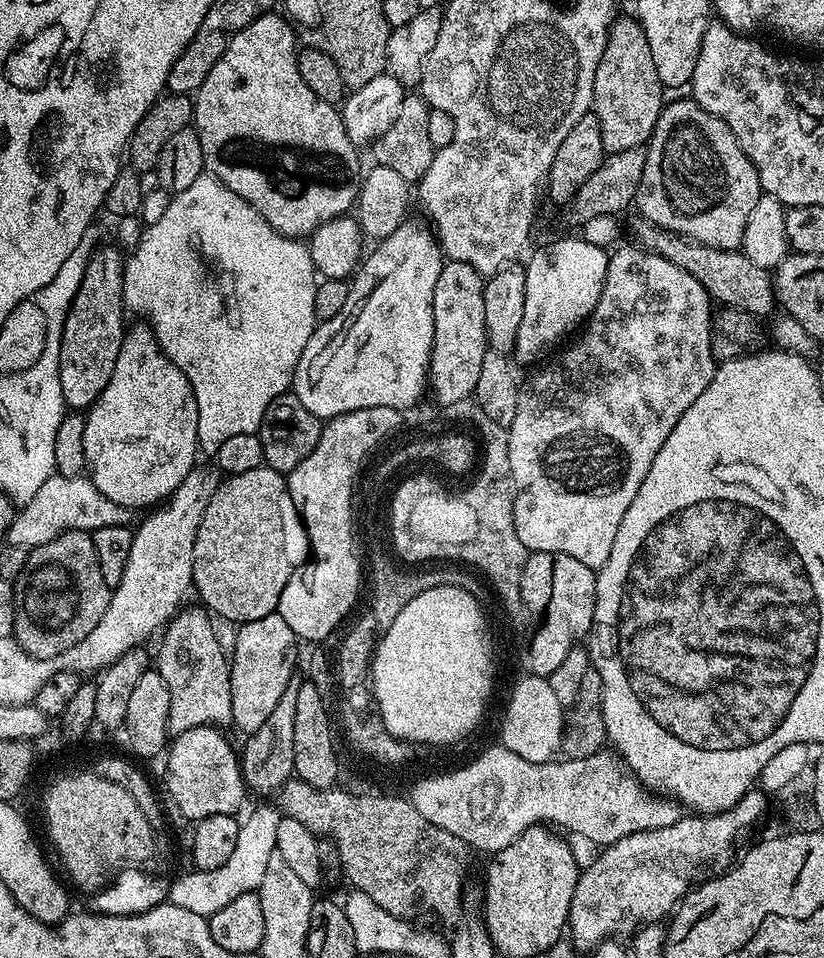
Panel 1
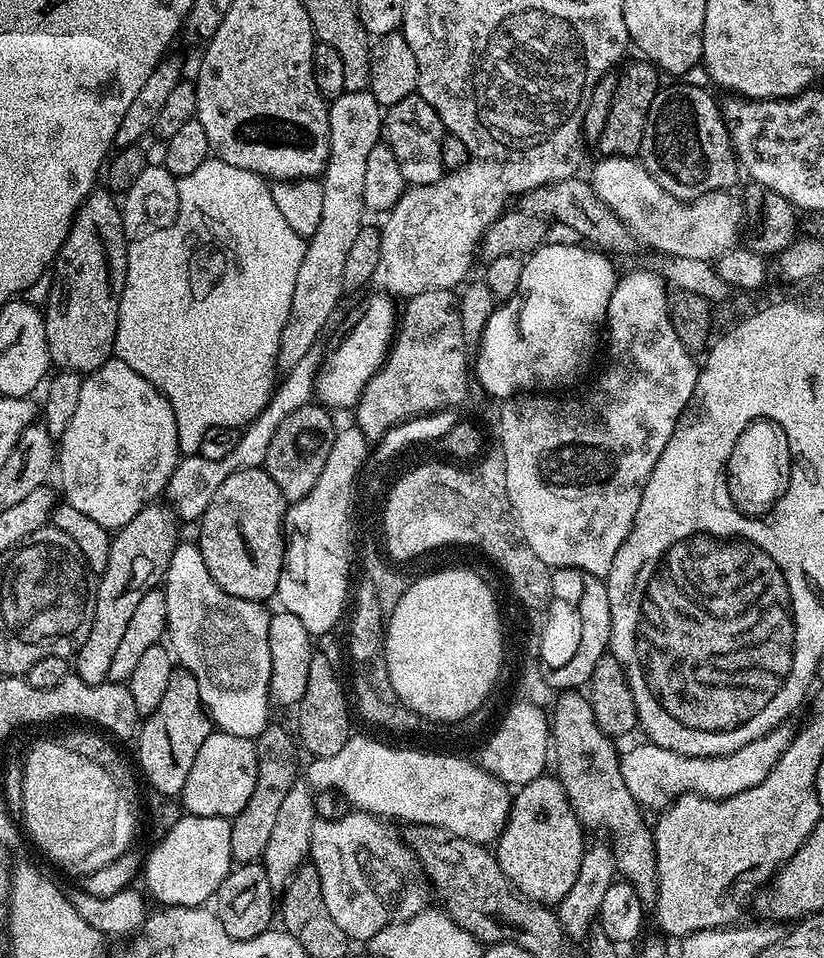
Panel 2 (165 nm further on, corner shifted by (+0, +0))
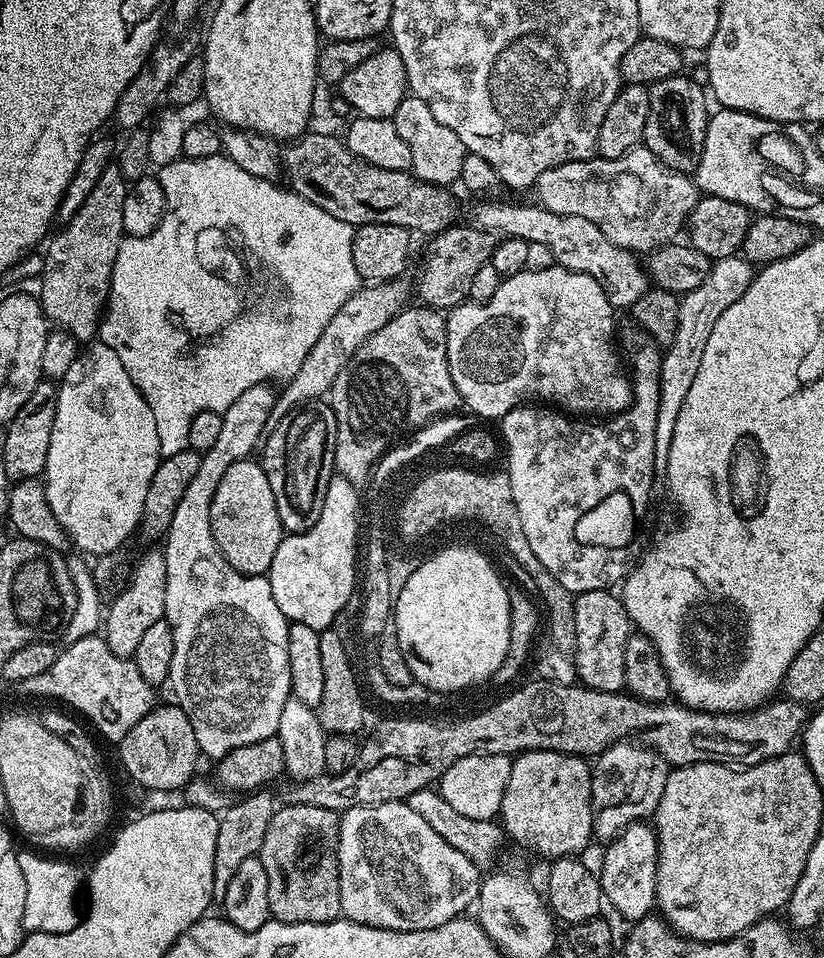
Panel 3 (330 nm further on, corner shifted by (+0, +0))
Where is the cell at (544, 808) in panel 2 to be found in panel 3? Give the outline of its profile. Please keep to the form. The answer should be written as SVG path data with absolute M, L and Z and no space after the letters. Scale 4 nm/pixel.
M521 752L512 760L510 782L502 794L499 823L507 839L547 858L580 854L593 839L589 761L565 752Z

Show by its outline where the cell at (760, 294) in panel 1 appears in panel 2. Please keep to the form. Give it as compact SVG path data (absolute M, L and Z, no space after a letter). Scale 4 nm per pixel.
M580 179L559 180L553 184L543 184L530 190L524 196L519 197L519 211L540 216L545 222L569 225L575 229L585 245L605 254L632 252L638 248L636 237L624 227L618 214L614 214L614 210L610 210L610 206L606 206L606 202L598 198L598 194L592 189L587 179Z

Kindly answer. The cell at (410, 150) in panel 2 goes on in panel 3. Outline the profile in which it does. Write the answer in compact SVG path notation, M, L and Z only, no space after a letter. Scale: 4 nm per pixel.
M411 94L405 95L404 101L390 119L398 134L402 134L402 142L410 146L412 175L417 176L419 180L425 180L427 184L441 186L452 186L452 183L455 185L459 181L462 174L462 158L466 151L462 138L458 138L458 134L454 134L450 126L442 126L442 122L434 118L430 106L426 106L422 98Z

